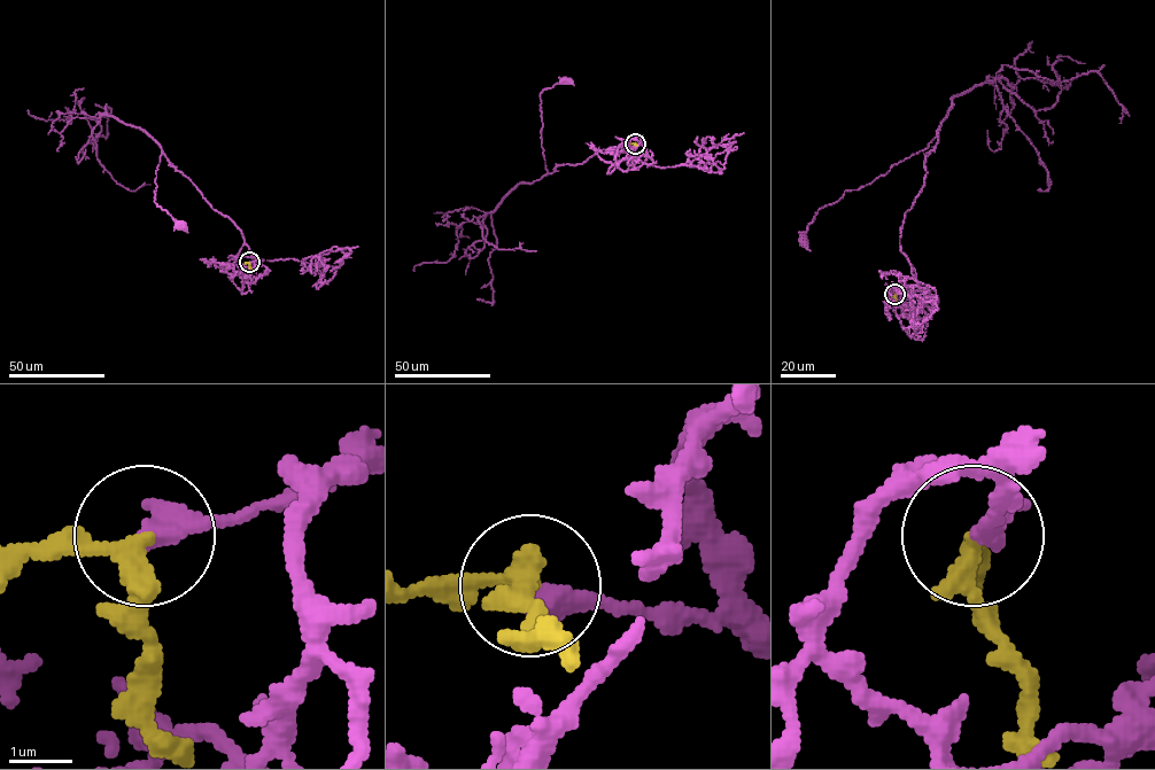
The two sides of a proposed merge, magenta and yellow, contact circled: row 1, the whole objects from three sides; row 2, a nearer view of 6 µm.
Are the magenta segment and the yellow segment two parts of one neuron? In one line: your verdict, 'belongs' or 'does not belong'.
belongs

